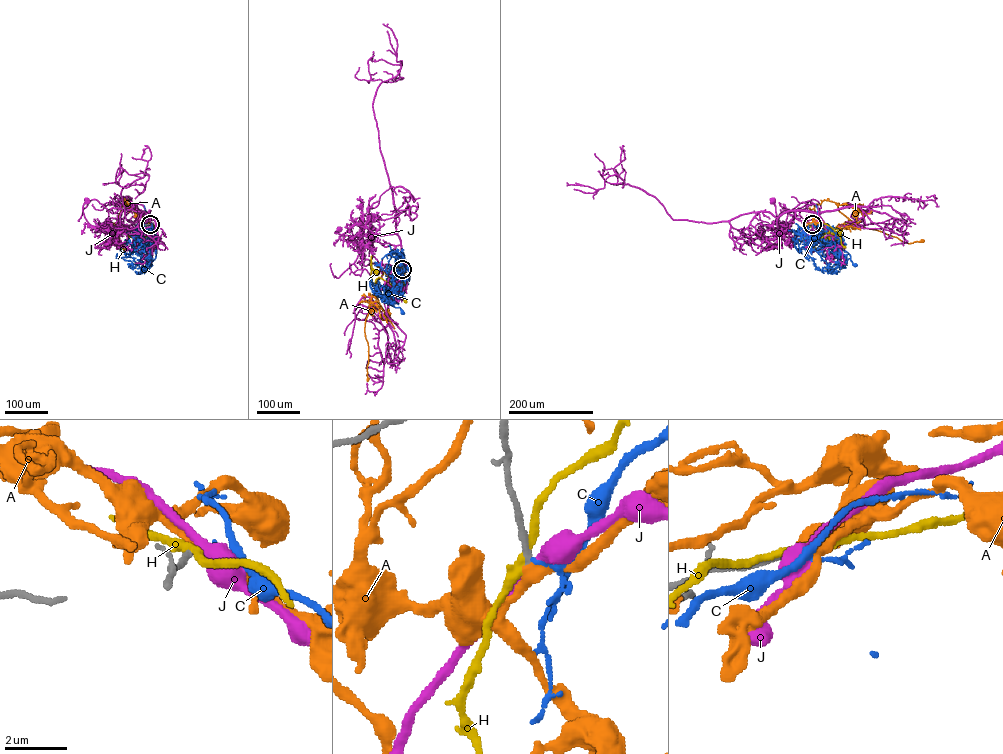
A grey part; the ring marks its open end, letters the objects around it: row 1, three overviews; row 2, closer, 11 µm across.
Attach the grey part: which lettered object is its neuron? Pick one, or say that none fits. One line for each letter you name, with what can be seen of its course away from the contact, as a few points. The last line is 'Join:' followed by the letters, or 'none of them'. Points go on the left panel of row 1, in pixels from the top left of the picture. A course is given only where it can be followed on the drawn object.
Join: none of them

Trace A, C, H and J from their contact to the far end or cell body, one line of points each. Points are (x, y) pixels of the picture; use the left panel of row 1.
A: (150, 224), (124, 200), (112, 229), (116, 235), (115, 243), (116, 240)
C: (150, 224), (151, 240), (143, 240), (134, 249), (150, 265)
H: (150, 224), (148, 222), (145, 226), (145, 234), (141, 231), (146, 232), (153, 246)
J: (150, 224), (146, 214), (149, 210), (139, 226), (120, 228), (109, 236), (85, 218), (83, 206), (87, 200)

